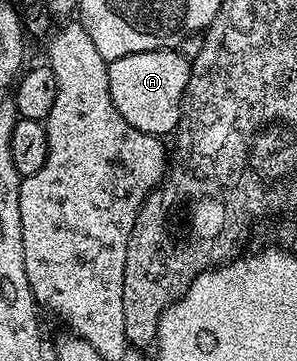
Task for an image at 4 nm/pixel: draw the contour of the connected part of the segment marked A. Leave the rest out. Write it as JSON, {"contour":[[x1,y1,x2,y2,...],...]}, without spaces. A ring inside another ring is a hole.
{"contour":[[176,48,167,50,151,50,150,52,134,52,130,56,113,58,108,64,108,87,110,88,110,100,114,100,114,108,122,112,122,120,138,132,146,132,157,136,171,135,180,125,180,105,184,99,184,93,190,80,192,67,189,59,180,55]]}

